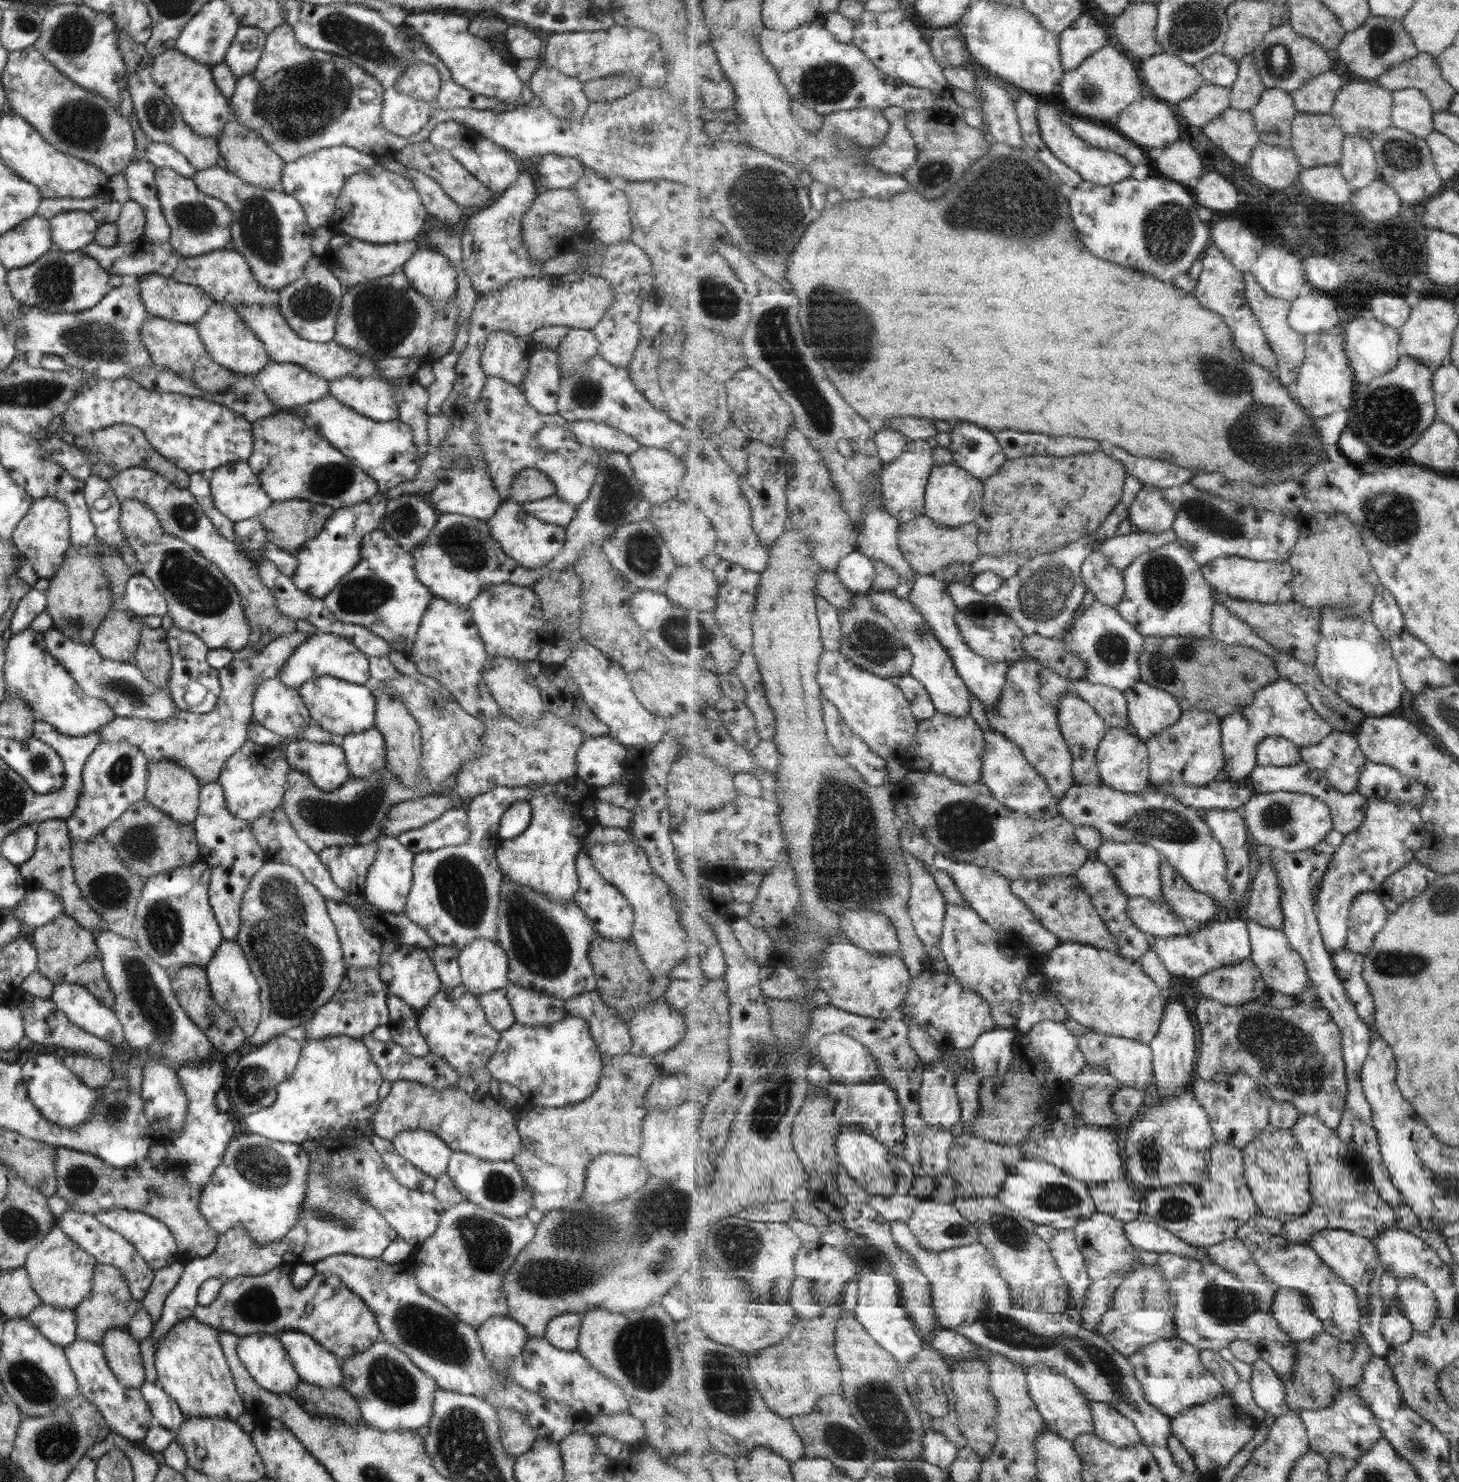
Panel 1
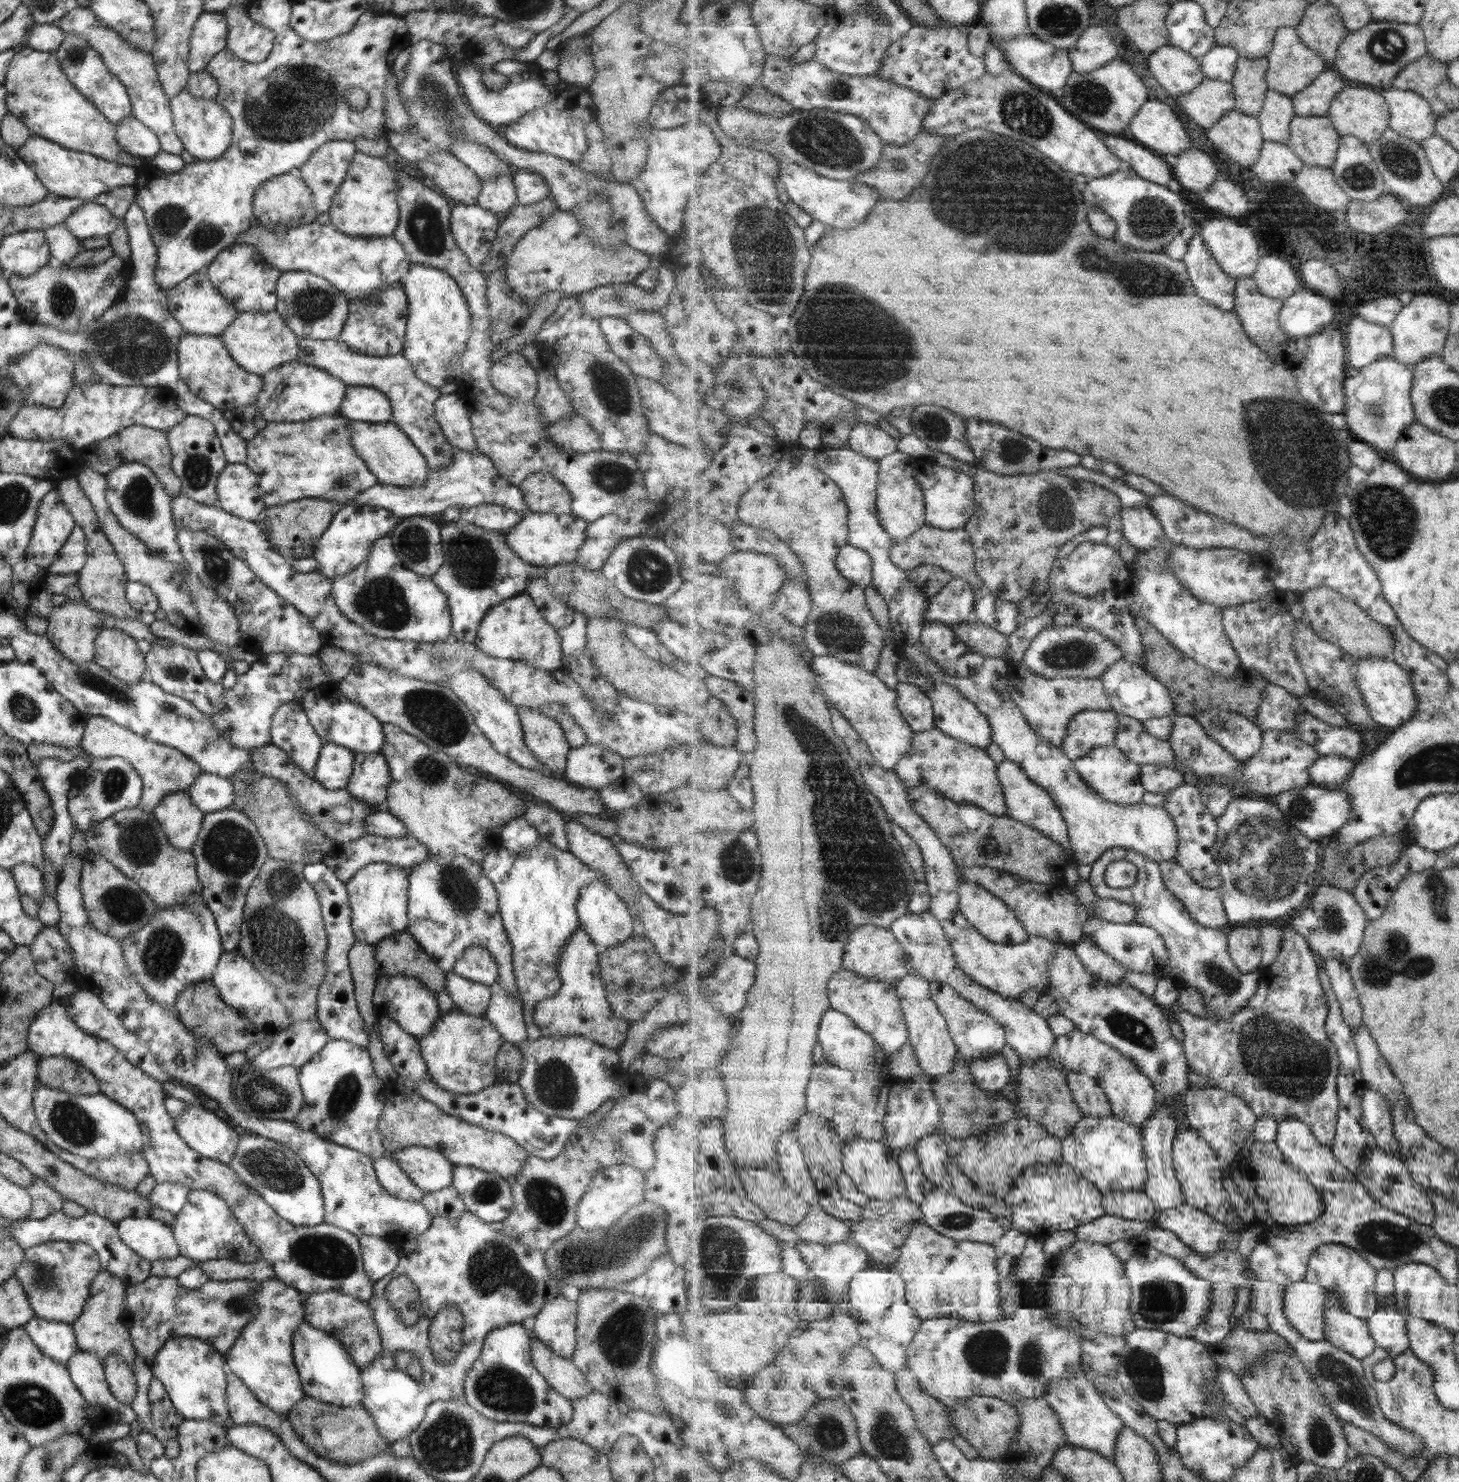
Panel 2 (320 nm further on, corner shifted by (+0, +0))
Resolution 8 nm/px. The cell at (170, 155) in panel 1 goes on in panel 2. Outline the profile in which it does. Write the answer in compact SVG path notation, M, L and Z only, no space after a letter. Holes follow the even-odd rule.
M131 115L123 117L114 127L115 140L123 152L149 159L161 151L158 138Z

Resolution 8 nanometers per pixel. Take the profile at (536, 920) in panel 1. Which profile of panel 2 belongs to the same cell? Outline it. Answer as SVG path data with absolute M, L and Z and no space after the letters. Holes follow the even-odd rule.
M578 928L560 952L556 968L561 981L560 987L553 997L544 998L533 1006L531 1017L541 1031L540 1037L578 1035L616 1052L625 1042L629 1023L612 1013L597 961L595 945L583 929Z

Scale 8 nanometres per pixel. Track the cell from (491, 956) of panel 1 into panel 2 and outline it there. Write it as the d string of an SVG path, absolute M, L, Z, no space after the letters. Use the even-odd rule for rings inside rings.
M469 947L455 961L452 970L471 982L490 987L498 977L497 963L485 947Z

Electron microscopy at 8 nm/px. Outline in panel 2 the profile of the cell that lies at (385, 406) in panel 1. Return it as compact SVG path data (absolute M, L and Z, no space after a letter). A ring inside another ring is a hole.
M346 385L339 414L358 423L391 423L387 397L374 388Z

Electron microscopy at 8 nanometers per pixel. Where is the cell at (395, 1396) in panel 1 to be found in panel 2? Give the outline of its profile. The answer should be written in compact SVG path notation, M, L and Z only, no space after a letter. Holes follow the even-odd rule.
M467 1211L459 1218L432 1217L429 1228L405 1244L403 1254L405 1255L403 1260L399 1260L392 1272L373 1282L373 1294L367 1304L377 1325L382 1351L369 1365L359 1370L359 1378L364 1390L361 1406L372 1416L378 1433L389 1443L399 1438L408 1438L423 1420L428 1404L437 1400L464 1398L463 1379L479 1356L488 1332L508 1324L520 1324L525 1318L535 1316L545 1301L560 1296L559 1287L555 1287L554 1278L549 1276L545 1268L544 1254L541 1251L531 1250L509 1239L505 1234L499 1233L496 1226L479 1220ZM399 1275L408 1276L418 1294L419 1318L411 1327L405 1326L400 1321L396 1310L387 1303L387 1297L385 1297L385 1286L392 1278ZM447 1306L461 1311L464 1316L464 1327L462 1328L462 1347L453 1360L443 1364L442 1360L434 1359L429 1348L428 1326L439 1308L447 1308ZM397 1350L407 1350L419 1358L421 1382L413 1380L411 1376L395 1367L393 1354Z

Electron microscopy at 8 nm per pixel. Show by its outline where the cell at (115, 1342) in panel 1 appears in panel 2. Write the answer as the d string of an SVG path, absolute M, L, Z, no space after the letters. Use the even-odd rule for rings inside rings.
M108 1356L102 1363L104 1379L109 1392L119 1404L130 1406L137 1392L137 1383L131 1368L127 1367L118 1356Z

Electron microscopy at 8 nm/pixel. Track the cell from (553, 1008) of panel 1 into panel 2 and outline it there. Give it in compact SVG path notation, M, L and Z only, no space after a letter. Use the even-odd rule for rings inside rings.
M496 982L489 990L490 997L482 1016L492 1024L493 1029L505 1042L521 1044L526 1040L527 1029L519 998L514 998L501 990Z

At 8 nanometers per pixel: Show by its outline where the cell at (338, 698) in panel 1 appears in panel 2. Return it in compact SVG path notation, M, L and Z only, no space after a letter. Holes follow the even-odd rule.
M331 682L319 684L304 692L299 698L308 723L323 743L333 743L347 748L351 753L380 753L384 741L382 724L371 716L364 708L349 702L345 696L336 690Z

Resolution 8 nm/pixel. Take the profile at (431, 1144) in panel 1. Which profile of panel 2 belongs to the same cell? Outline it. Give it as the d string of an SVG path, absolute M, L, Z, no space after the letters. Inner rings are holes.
M411 1146L387 1155L423 1193L435 1192L452 1184L452 1164L431 1148Z

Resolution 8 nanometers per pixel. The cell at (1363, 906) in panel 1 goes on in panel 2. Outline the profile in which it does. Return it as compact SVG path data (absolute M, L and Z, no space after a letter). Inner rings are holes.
M1325 884L1317 888L1317 892L1311 896L1311 900L1295 912L1288 926L1283 931L1292 928L1299 932L1310 944L1311 950L1319 958L1321 963L1327 959L1339 959L1346 961L1352 959L1362 947L1366 928L1372 921L1367 913L1360 907L1354 892L1345 891Z

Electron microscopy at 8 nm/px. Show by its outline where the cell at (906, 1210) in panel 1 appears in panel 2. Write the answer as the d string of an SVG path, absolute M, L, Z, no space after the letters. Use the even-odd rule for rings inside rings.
M907 1194L887 1201L873 1198L864 1206L862 1219L851 1227L852 1241L868 1252L876 1266L893 1267L901 1257L902 1247L913 1226L921 1222L922 1218L921 1205L913 1202Z

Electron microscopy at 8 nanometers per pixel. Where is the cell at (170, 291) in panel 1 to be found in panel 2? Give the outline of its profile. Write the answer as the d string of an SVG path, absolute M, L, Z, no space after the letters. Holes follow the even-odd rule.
M205 270L185 278L179 285L165 290L165 294L169 314L181 325L184 335L220 337L239 314L213 288Z

